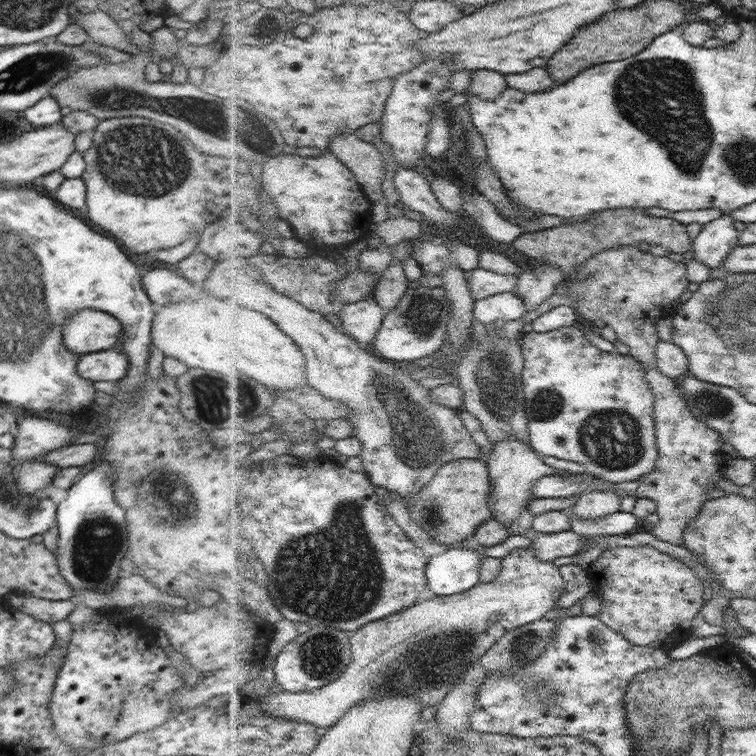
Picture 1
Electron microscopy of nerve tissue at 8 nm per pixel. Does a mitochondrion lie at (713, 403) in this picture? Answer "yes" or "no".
yes

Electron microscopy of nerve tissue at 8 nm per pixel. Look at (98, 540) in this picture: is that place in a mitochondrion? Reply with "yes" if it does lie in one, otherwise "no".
yes

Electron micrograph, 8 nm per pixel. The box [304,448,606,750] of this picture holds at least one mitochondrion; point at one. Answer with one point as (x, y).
(432, 663)

